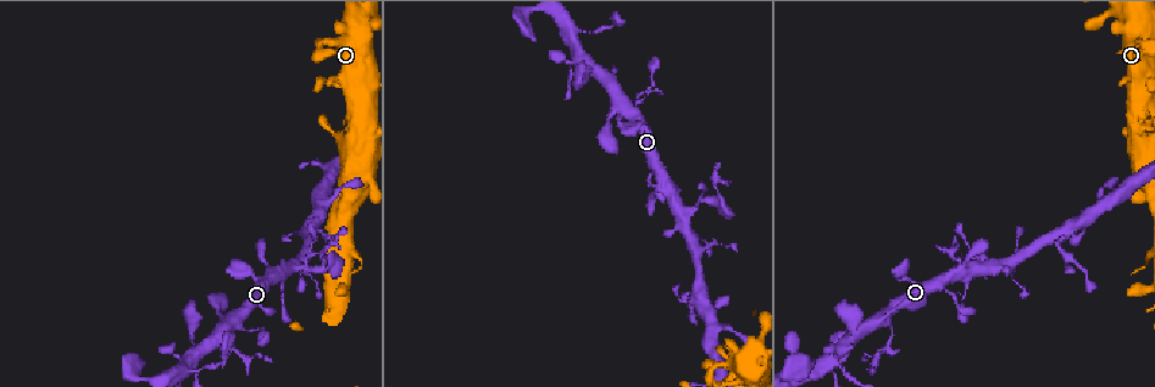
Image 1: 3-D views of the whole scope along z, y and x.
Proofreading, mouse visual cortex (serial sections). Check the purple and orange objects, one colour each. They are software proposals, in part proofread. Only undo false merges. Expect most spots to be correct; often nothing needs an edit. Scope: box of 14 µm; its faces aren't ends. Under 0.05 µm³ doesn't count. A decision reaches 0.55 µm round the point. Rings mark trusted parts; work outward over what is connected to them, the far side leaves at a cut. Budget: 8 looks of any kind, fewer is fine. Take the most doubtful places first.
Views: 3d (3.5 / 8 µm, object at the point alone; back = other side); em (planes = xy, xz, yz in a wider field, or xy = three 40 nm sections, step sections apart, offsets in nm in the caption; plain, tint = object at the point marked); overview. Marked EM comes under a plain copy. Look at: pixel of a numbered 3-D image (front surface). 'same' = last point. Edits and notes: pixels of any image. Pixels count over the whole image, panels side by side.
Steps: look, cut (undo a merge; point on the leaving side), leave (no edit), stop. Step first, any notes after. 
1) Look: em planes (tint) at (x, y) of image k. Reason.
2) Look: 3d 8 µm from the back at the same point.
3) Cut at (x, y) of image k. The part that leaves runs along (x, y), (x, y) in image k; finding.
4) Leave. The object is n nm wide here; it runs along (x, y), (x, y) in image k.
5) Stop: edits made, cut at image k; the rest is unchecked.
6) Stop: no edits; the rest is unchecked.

Look: em xy step 3 (tint) at (328, 267) of image 1. Calibre changes.

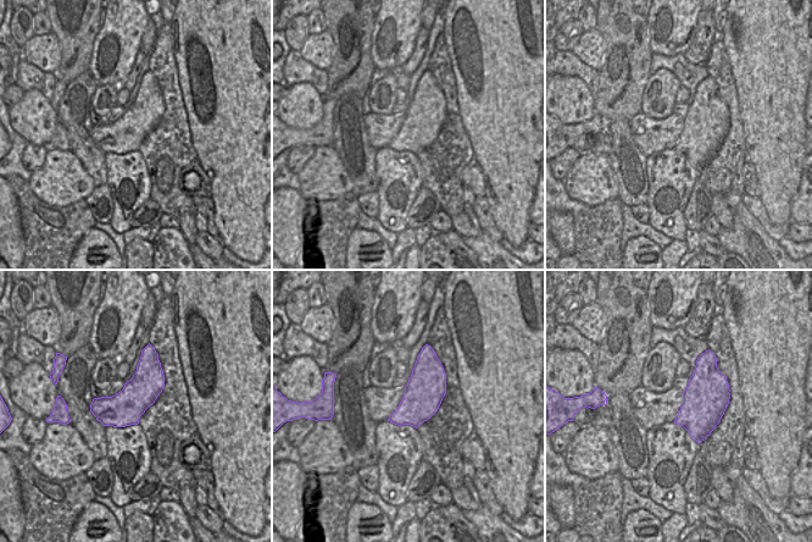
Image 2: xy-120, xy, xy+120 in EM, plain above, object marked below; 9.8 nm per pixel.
Look: 3d 3.5 µm at the same point.

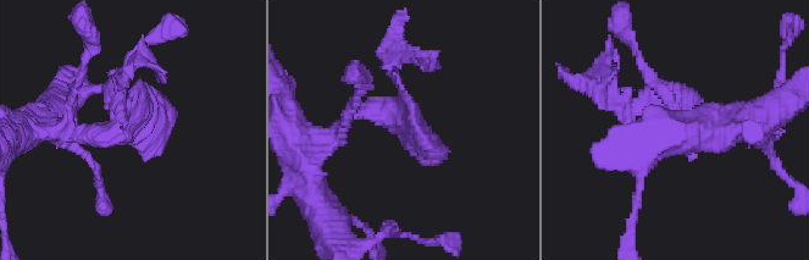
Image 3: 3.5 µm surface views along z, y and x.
Leave. It runs along (330, 136), (356, 114), (398, 111), (445, 158) in image 3; continuous, no second cell.

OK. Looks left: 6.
Look: 3d 3.5 µm at (641, 124) of image 1. Sharp bend.

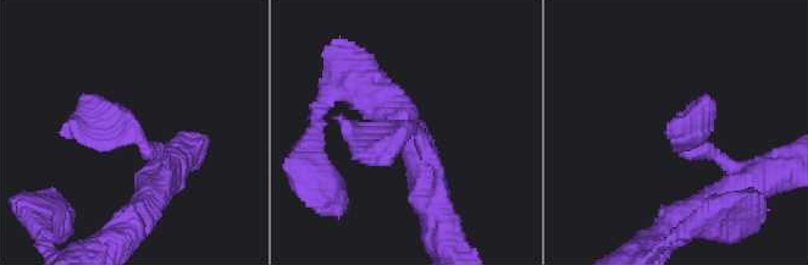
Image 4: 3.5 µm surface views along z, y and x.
Look: em xy step 5 (tint) at (137, 134) of image 4. Now the EM.

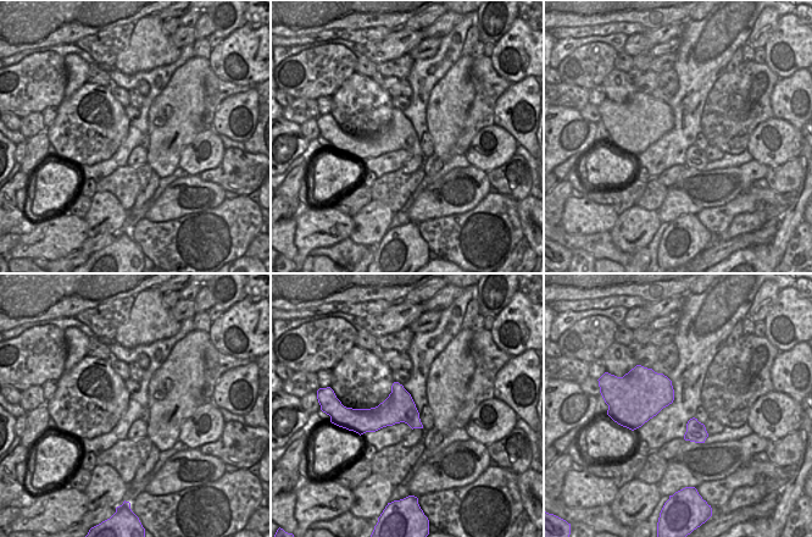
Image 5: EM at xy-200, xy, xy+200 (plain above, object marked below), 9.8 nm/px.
Leave. It runs along (165, 174), (79, 95) in image 4; one cell here.

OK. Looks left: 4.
Look: 3d 3.5 µm at (621, 114) of image 1.

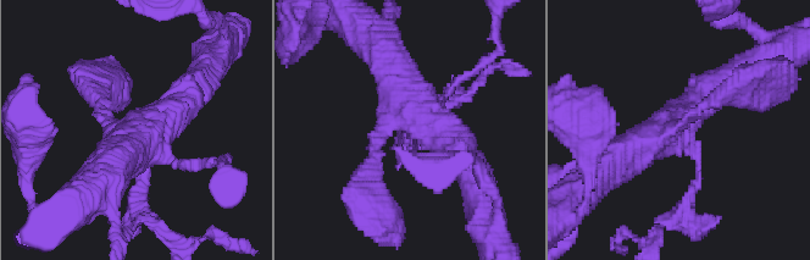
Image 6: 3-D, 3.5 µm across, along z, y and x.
Look: em xy step 5 (tint) at (413, 130) of image 6.

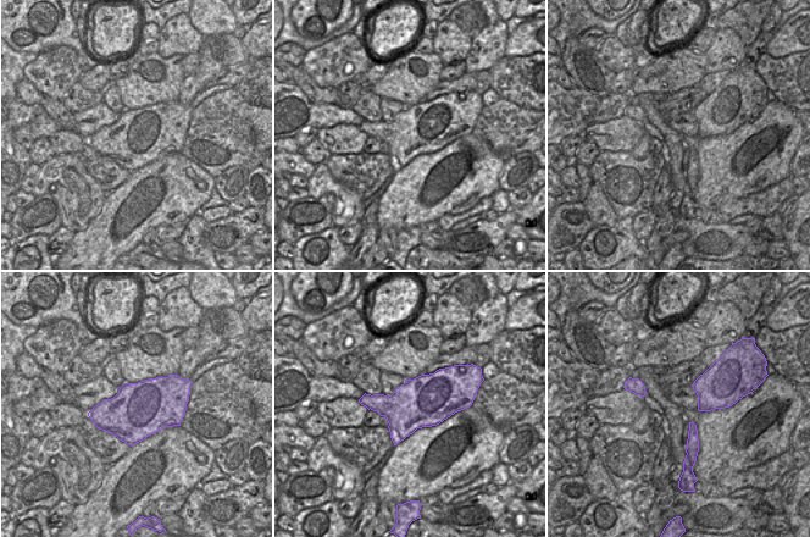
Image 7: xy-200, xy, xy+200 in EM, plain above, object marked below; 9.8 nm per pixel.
Leave. It runs along (462, 160), (410, 108), (381, 48) in image 6; continuous, no second cell.

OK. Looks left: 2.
Stop: no edits; the rest is unchecked.

